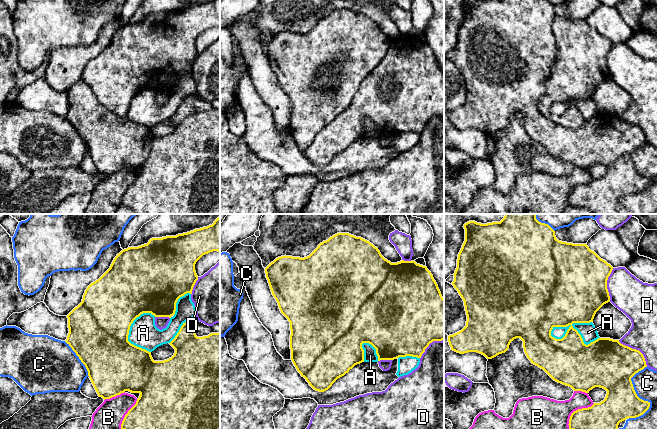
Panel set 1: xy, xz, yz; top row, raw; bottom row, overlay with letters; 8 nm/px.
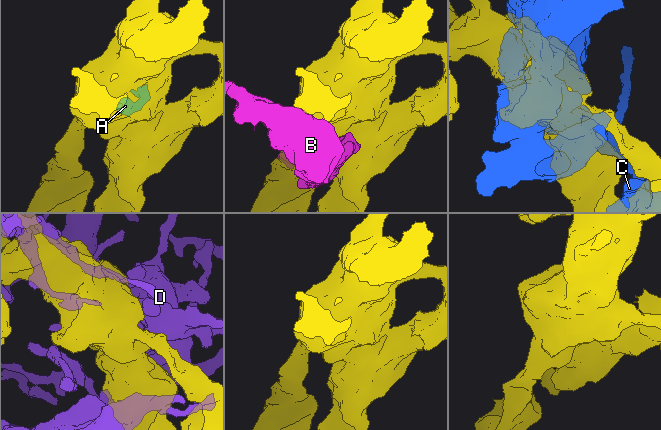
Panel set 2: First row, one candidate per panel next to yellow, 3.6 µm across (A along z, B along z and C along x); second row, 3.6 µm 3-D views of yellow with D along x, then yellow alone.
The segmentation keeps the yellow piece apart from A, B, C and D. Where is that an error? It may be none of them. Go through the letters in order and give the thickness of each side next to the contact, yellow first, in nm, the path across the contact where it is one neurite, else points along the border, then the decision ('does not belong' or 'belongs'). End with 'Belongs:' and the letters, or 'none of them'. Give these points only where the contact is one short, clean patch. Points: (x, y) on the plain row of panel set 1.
A: 380 nm thick on the yellow side, 140 nm on the other; does not belong
B: 280 nm thick on the yellow side, 340 nm on the other; does not belong
C: 280 nm thick on the yellow side, 200 nm on the other; does not belong
D: 400 nm thick on the yellow side, 240 nm on the other; does not belong
Belongs: none of them

